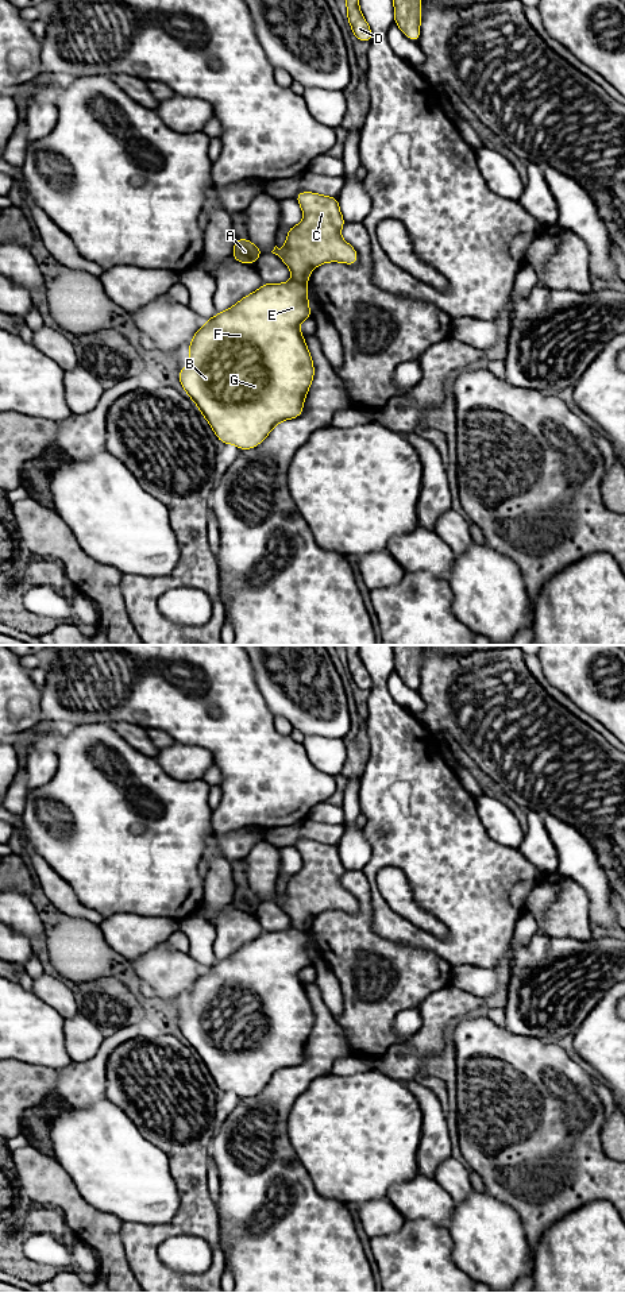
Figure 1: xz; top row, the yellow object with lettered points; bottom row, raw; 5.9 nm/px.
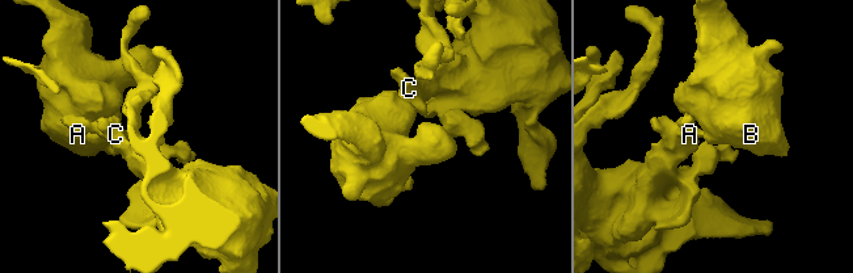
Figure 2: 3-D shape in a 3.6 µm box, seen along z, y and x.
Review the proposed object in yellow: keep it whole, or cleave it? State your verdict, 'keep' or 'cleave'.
cleave

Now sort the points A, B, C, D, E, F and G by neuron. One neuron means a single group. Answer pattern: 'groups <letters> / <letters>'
groups A C D / B E F G

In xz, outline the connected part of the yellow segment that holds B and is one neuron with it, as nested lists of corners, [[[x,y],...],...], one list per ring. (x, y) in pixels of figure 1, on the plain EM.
[[[263,931],[193,983],[189,1014],[177,1018],[180,1030],[217,1086],[239,1097],[259,1093],[281,1069],[302,1062],[315,1015],[298,973],[310,966],[305,931]]]

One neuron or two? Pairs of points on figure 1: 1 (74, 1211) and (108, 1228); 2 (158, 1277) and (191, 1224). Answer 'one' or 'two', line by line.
1: one
2: one

